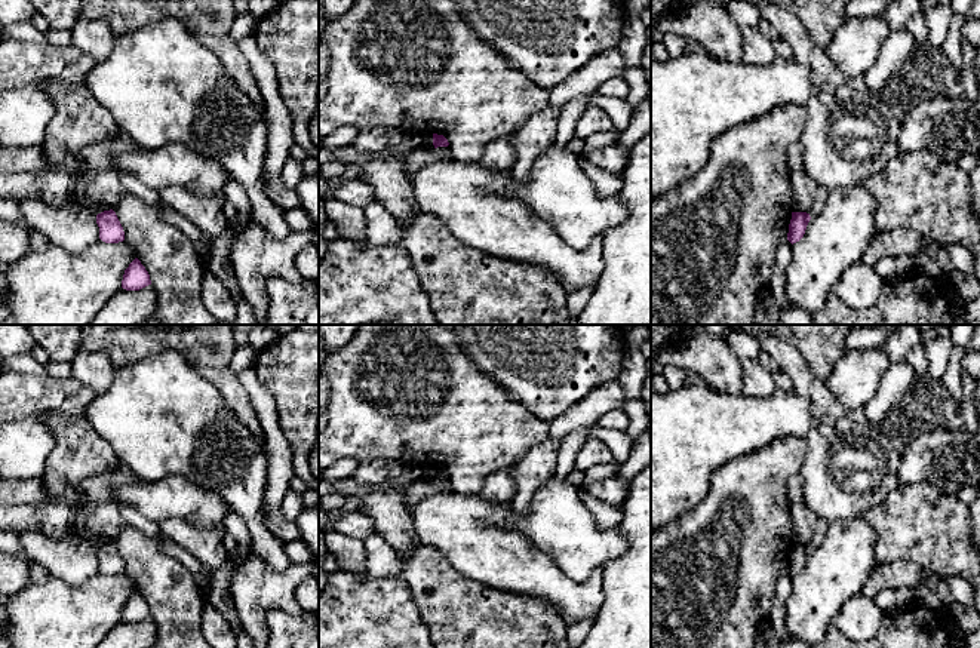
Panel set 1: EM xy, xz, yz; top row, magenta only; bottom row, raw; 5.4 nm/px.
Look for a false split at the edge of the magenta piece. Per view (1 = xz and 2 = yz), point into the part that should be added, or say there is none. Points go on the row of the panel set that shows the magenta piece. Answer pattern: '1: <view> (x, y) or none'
1: none
2: none

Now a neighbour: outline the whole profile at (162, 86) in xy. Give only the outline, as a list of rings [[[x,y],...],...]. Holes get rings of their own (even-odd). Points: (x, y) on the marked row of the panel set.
[[[166,19],[117,37],[108,58],[89,71],[86,86],[111,111],[123,136],[145,150],[179,142],[205,157],[219,162],[227,175],[243,185],[252,206],[252,219],[276,240],[283,240],[292,234],[285,212],[268,200],[262,187],[262,168],[267,151],[265,107],[258,108],[255,105],[227,74],[216,55],[199,43],[184,24]]]

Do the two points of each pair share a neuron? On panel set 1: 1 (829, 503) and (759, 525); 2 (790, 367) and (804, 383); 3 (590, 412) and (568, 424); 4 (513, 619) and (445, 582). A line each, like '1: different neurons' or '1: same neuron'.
1: different neurons
2: same neuron
3: same neuron
4: same neuron

